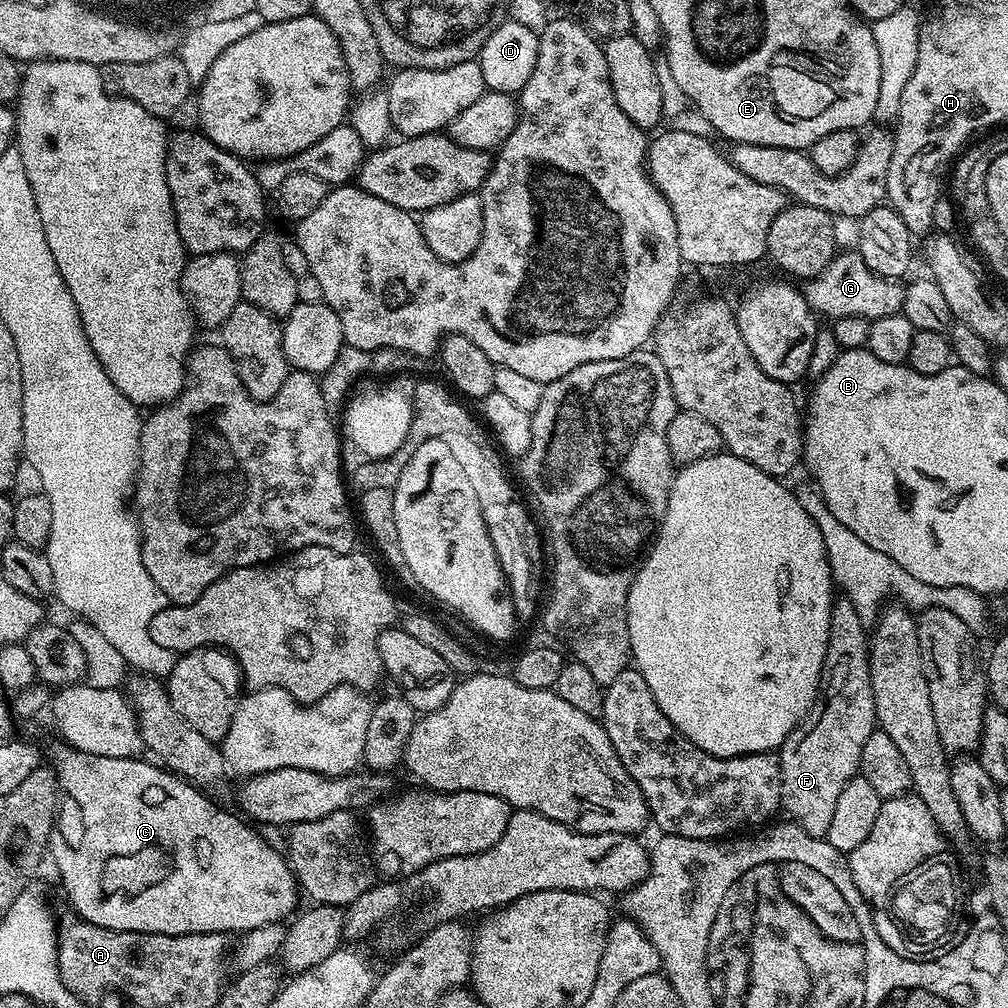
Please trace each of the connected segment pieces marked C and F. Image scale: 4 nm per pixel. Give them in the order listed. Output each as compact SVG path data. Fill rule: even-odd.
M59 747L53 750L52 761L50 761L51 767L56 773L58 785L58 807L54 835L50 845L50 856L51 859L56 859L60 880L64 883L69 898L72 899L71 907L76 915L82 917L83 920L89 920L94 926L102 926L119 932L153 932L167 936L185 936L191 932L222 932L225 934L237 932L237 934L243 934L263 924L287 921L297 911L298 885L287 859L281 853L279 856L235 811L232 813L227 812L224 808L219 808L214 801L207 800L204 797L207 795L196 785L188 783L187 780L177 776L175 772L168 771L159 763L147 764L144 758L131 756L110 758L98 754L86 754L77 748Z
M840 598L833 603L832 613L830 614L830 638L826 646L826 658L824 659L824 672L820 675L820 694L812 709L805 716L802 723L794 729L790 735L784 740L778 749L780 757L780 806L786 813L787 819L798 825L802 830L806 830L806 834L827 837L830 830L830 822L834 819L834 805L838 802L838 797L842 795L842 789L845 788L846 782L850 782L860 770L860 759L862 758L862 746L866 746L866 738L870 738L870 734L877 731L876 711L874 710L874 690L870 686L870 666L868 665L868 645L870 643L869 633L866 631L866 625L862 622L862 618L858 618L858 610L854 610L854 606L847 598Z

